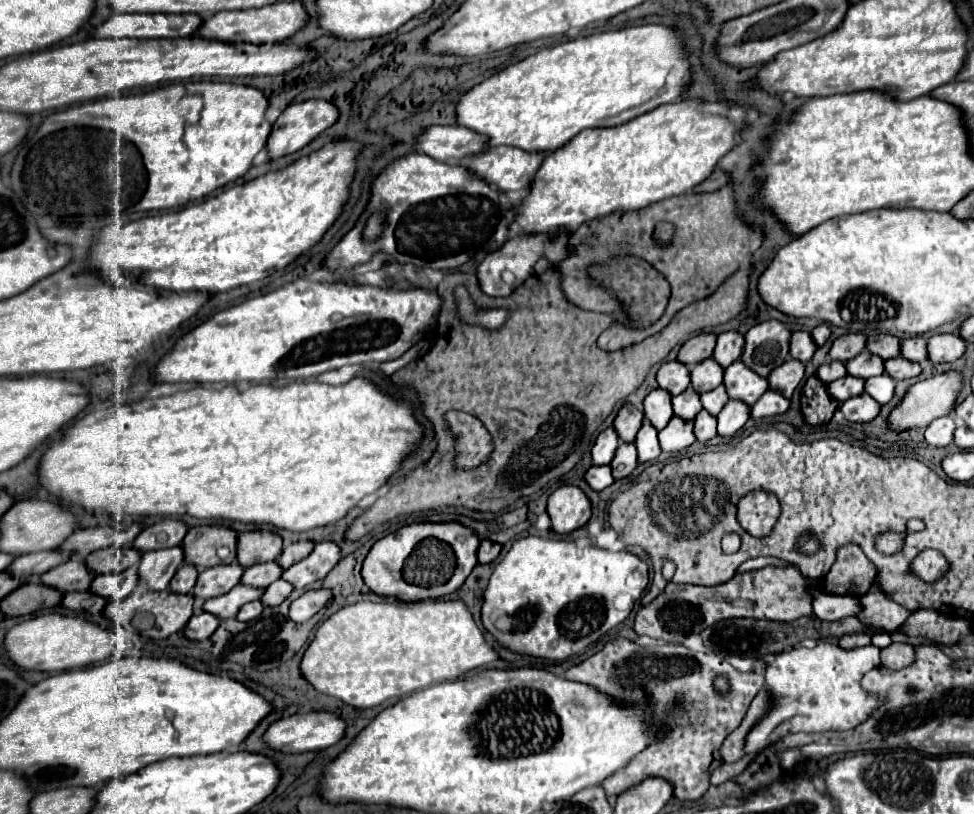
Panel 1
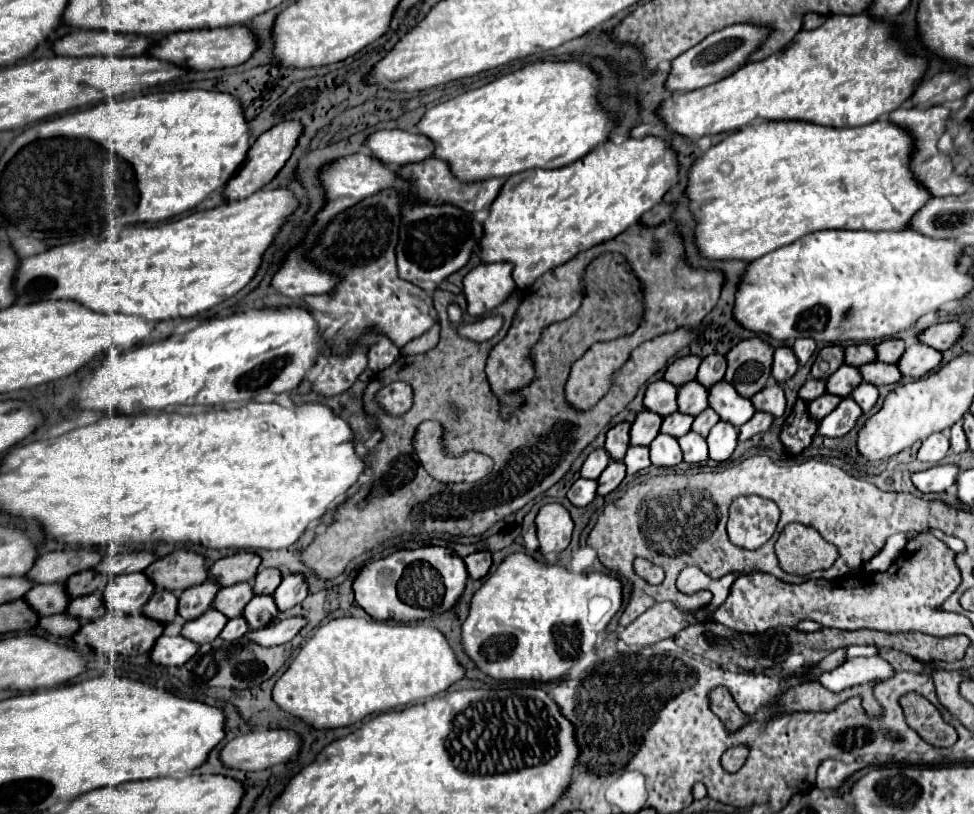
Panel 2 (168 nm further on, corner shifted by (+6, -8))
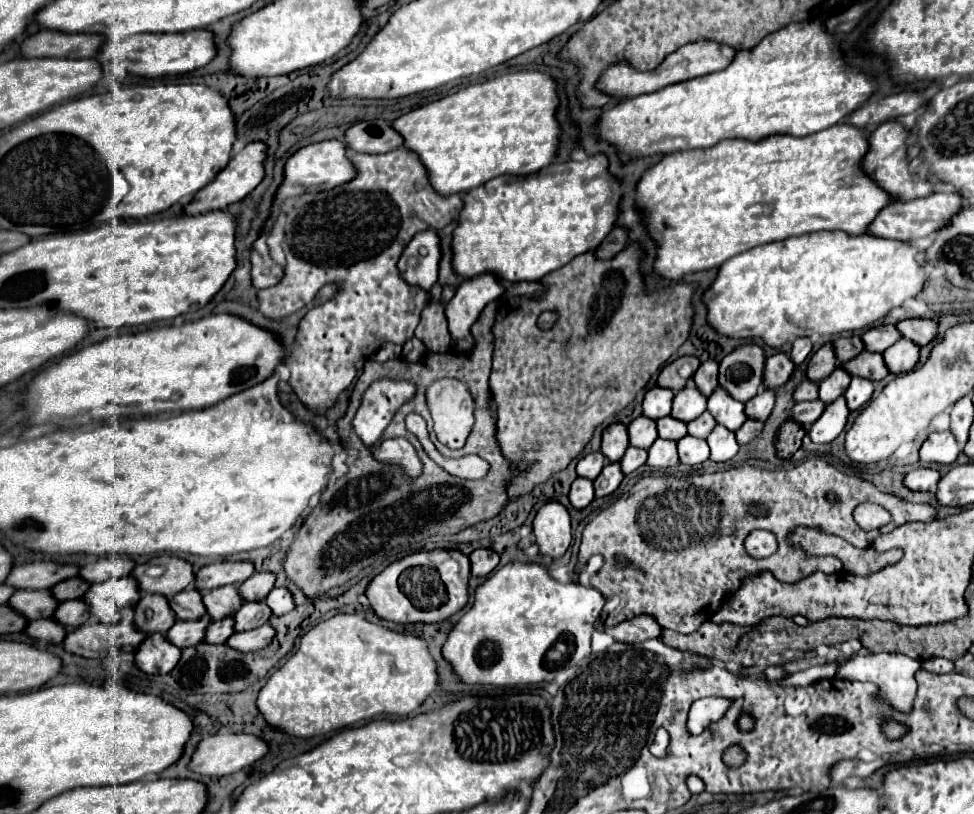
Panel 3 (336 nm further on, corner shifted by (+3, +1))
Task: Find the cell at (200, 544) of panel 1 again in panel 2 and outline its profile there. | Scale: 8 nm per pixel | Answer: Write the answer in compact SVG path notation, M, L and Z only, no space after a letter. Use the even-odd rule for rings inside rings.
M185 548L159 558L147 568L147 574L149 578L153 576L157 588L173 590L177 594L185 588L203 584L209 578L207 558Z

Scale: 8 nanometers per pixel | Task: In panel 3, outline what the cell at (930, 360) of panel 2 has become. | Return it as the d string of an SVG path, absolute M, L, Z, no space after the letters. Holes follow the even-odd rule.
M898 339L882 353L882 359L890 373L906 373L912 365L918 363L918 345L908 339Z

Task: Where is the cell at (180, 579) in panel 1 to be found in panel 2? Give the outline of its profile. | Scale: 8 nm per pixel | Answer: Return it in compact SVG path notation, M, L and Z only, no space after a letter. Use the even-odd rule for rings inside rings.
M155 590L151 600L145 604L143 614L155 620L161 620L163 624L169 624L177 616L177 604L179 598L175 592L165 592L165 590Z

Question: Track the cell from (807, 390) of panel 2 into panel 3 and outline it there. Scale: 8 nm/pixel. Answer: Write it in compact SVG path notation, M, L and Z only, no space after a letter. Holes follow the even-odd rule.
M804 381L796 391L794 391L794 403L802 403L802 401L814 401L818 399L818 385Z

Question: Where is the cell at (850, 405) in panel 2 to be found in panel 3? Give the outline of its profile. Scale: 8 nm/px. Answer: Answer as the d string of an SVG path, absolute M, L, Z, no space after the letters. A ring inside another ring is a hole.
M844 397L836 399L836 403L830 403L822 417L808 429L808 437L814 441L814 443L830 443L834 441L844 425L846 425L846 419L848 419L848 407L844 403Z

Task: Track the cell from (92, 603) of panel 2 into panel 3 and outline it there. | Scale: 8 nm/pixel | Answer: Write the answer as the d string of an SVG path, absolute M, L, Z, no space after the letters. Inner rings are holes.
M76 599L76 601L68 601L68 603L60 603L52 615L60 625L64 625L66 629L68 627L80 627L88 621L90 613L88 613L88 607L86 603L82 603L82 599Z

